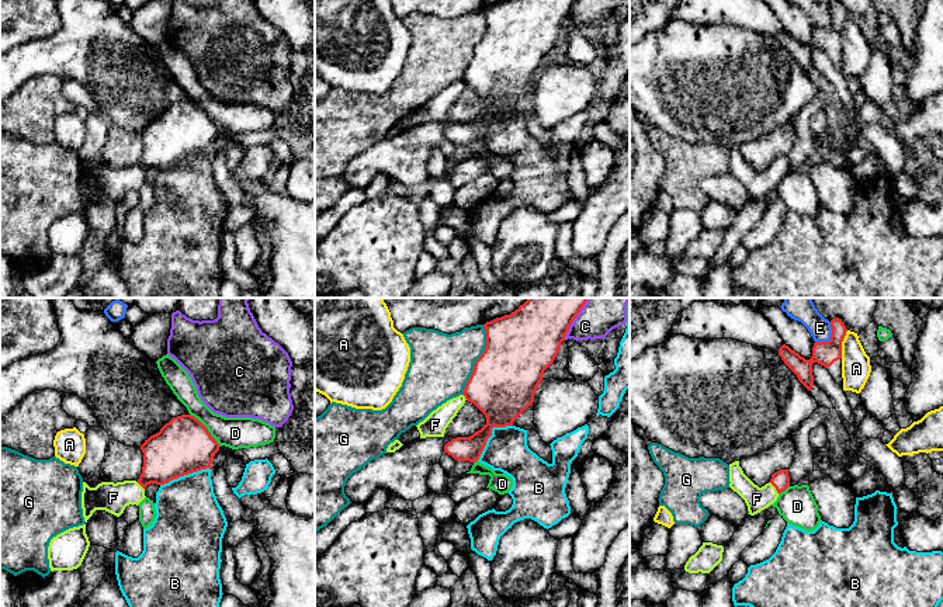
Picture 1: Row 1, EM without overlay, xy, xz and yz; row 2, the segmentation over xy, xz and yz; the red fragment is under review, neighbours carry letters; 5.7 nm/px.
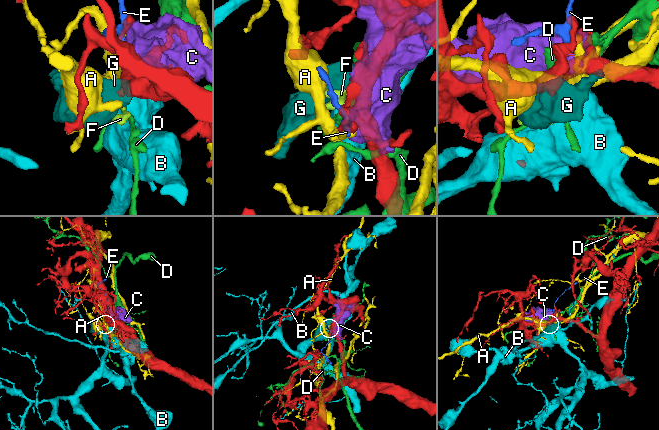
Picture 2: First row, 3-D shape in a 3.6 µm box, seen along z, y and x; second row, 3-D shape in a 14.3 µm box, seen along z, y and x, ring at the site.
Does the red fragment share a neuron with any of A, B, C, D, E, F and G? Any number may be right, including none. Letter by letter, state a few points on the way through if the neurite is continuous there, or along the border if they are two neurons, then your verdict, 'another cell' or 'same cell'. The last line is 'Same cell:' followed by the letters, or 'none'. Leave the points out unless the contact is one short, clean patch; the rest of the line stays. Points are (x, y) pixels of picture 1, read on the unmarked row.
A: another cell
B: along xz (512, 110), (493, 113), (477, 145) | another cell
C: another cell
D: another cell
E: along yz (831, 7), (831, 23), (815, 27) | another cell
F: same cell
G: along xz (484, 10), (485, 35), (475, 47), (461, 79) | another cell
Same cell: F

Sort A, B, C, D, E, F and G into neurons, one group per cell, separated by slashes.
A / B / C / D / E / F / G

